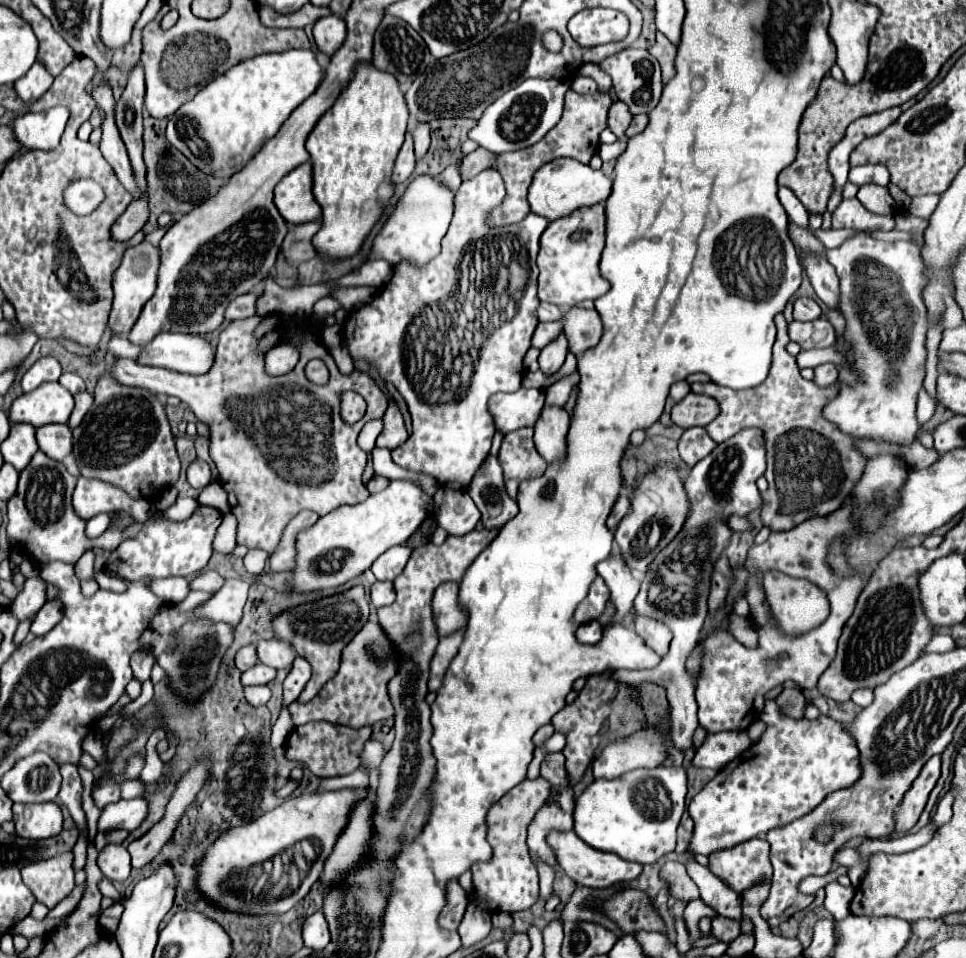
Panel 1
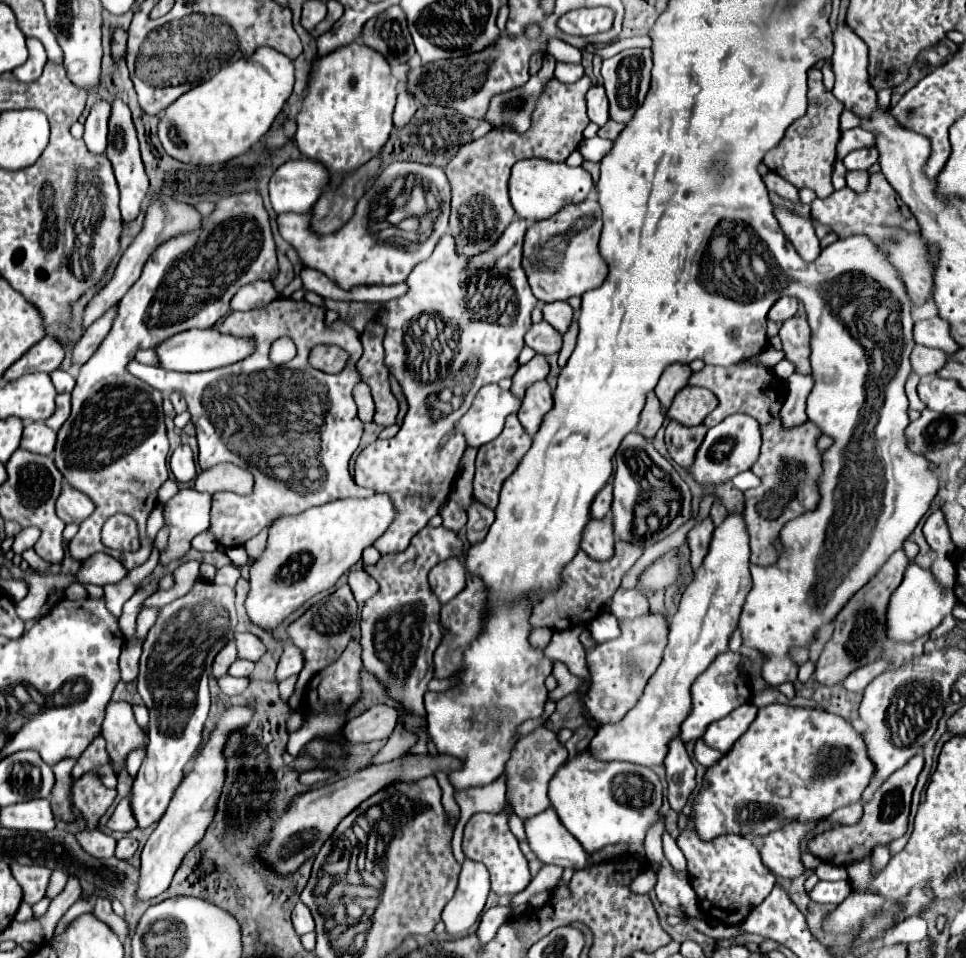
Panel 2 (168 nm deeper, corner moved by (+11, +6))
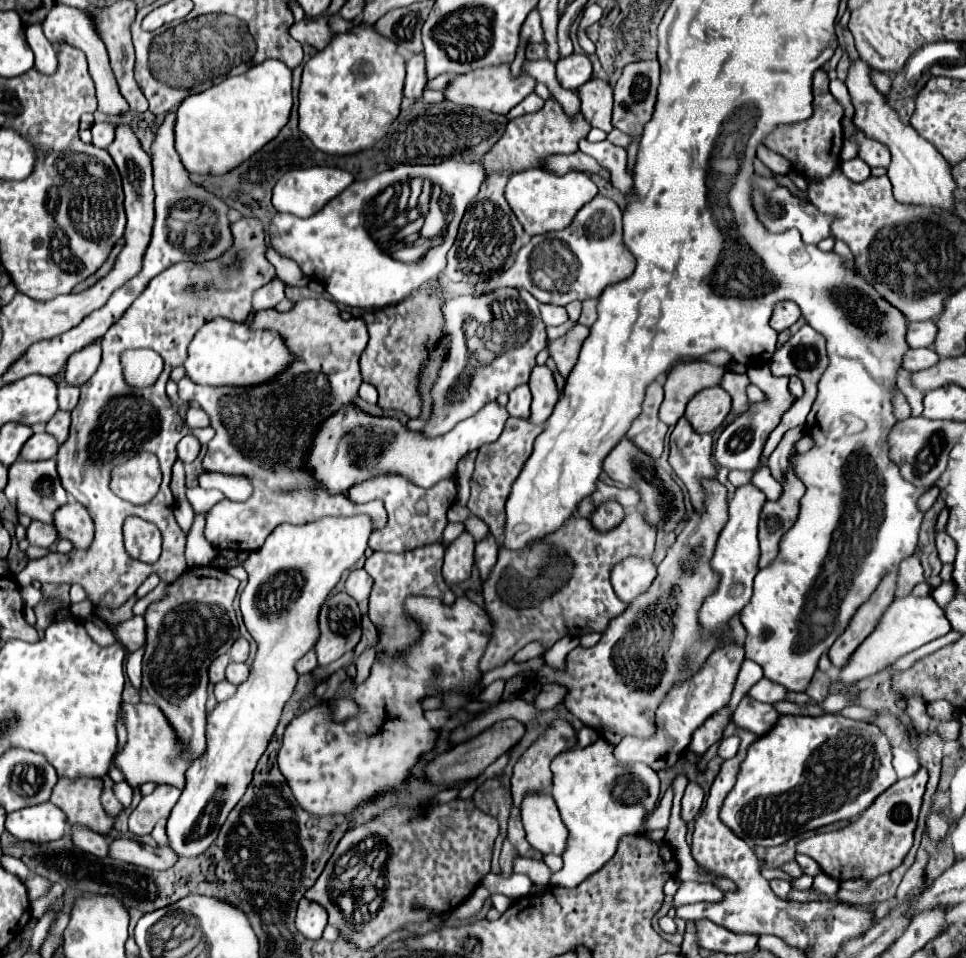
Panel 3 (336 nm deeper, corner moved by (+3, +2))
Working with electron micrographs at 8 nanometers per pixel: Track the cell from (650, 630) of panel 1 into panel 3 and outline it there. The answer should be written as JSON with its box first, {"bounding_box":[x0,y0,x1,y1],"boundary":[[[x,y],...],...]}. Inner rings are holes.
{"bounding_box":[611,556,655,604],"boundary":[[[627,556],[625,560],[617,562],[611,570],[613,590],[625,604],[629,604],[643,590],[647,590],[653,578],[655,578],[653,560],[641,556]]]}

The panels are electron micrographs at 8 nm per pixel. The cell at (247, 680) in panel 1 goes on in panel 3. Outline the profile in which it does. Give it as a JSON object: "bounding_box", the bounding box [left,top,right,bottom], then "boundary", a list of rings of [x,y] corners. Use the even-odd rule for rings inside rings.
{"bounding_box":[225,664,249,684],"boundary":[[[229,664],[227,670],[225,670],[225,678],[233,684],[241,684],[245,682],[245,678],[249,676],[249,666],[247,664]]]}

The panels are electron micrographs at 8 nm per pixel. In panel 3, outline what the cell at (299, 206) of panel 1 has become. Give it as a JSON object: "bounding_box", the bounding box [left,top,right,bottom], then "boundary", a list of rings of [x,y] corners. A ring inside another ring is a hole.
{"bounding_box":[273,166,353,218],"boundary":[[[312,166],[309,168],[295,168],[289,174],[281,176],[273,188],[273,206],[279,212],[289,212],[299,218],[309,218],[319,212],[331,198],[339,196],[347,186],[353,184],[353,174],[337,167]]]}

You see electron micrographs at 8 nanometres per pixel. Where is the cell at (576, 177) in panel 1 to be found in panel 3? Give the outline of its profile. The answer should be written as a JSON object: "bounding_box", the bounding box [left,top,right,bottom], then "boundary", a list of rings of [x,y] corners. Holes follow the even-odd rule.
{"bounding_box":[505,168,597,236],"boundary":[[[529,168],[513,174],[505,188],[505,198],[513,214],[517,216],[519,224],[529,236],[547,234],[553,230],[565,230],[573,222],[579,208],[591,202],[595,196],[597,196],[597,186],[585,172],[569,172],[565,176],[555,176],[541,168]]]}

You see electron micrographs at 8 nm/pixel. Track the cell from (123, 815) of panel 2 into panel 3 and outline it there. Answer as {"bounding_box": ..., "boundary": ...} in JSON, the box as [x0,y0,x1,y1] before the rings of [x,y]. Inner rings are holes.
{"bounding_box":[129,786,179,836],"boundary":[[[157,786],[153,794],[143,796],[129,816],[129,832],[137,836],[151,834],[157,820],[169,818],[169,810],[177,804],[179,790],[173,786]]]}

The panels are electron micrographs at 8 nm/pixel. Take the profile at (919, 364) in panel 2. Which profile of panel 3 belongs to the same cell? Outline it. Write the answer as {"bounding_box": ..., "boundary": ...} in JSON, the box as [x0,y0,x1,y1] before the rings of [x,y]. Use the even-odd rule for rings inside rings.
{"bounding_box":[901,348,939,372],"boundary":[[[909,348],[903,356],[901,366],[909,372],[917,372],[917,370],[925,370],[929,366],[935,366],[939,362],[939,356],[931,350],[931,348]]]}

